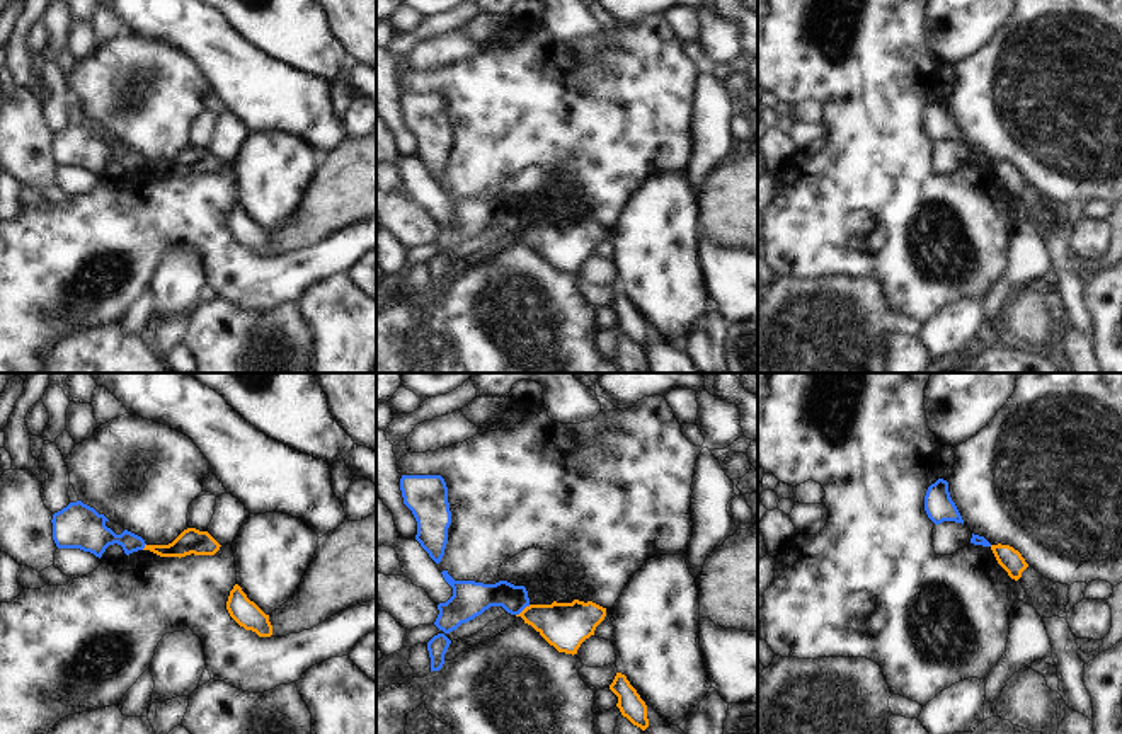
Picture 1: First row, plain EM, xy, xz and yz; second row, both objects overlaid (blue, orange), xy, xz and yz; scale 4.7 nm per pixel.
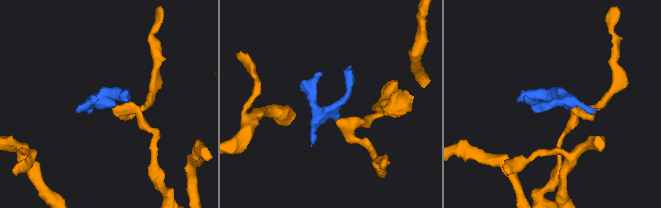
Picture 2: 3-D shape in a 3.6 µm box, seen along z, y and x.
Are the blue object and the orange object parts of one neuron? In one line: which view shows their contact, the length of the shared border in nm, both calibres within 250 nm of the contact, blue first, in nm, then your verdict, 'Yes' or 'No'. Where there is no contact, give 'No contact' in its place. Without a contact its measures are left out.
Touches blue in xz. Shared border 90 nm. Thickness 160 nm (blue) against 220 nm. No.

